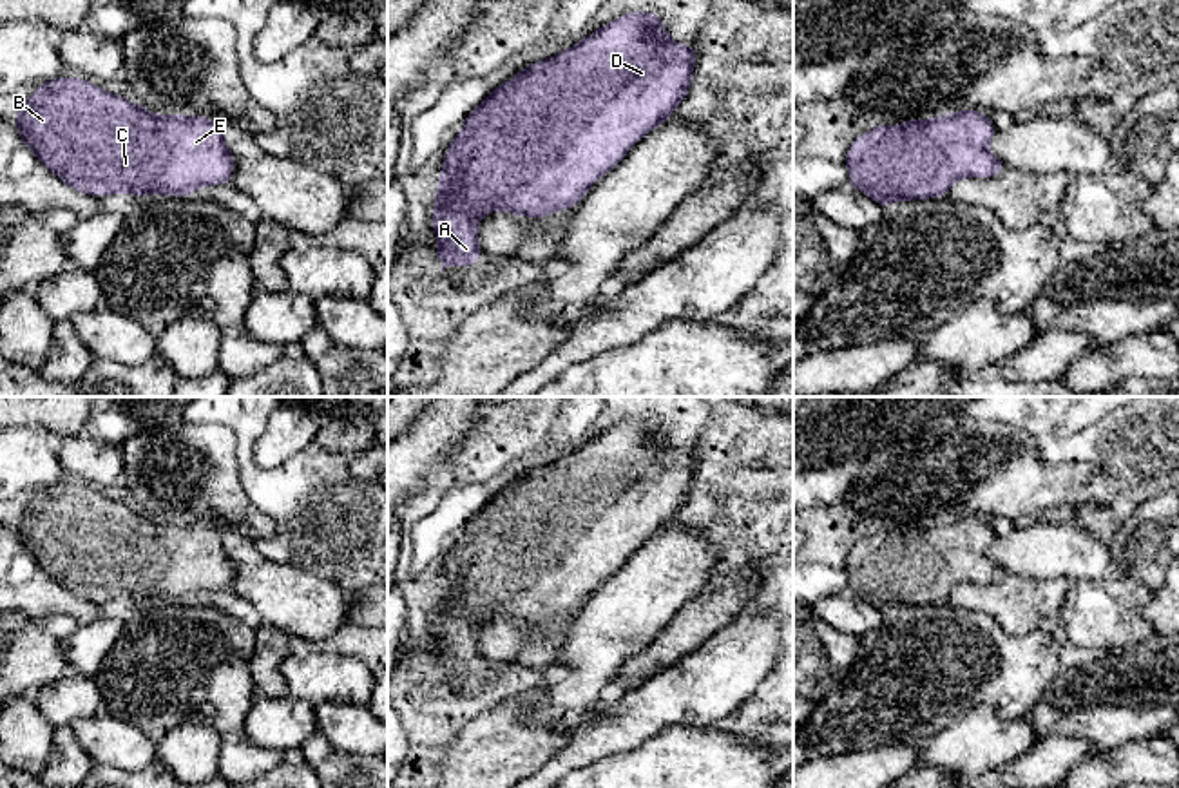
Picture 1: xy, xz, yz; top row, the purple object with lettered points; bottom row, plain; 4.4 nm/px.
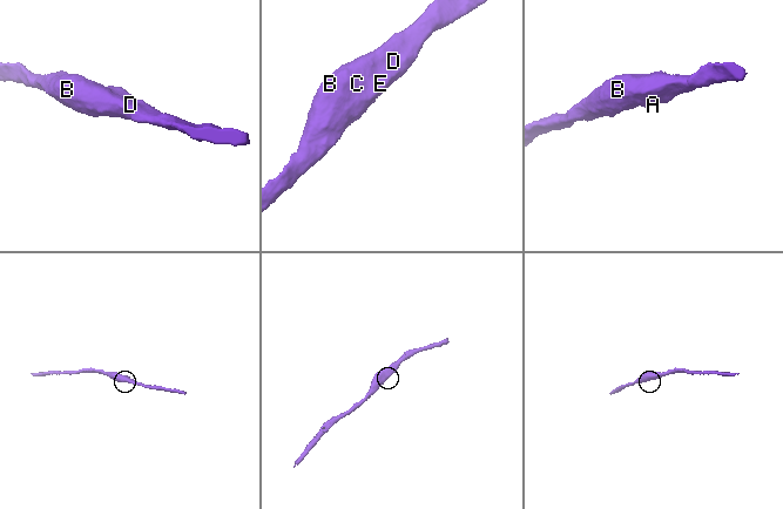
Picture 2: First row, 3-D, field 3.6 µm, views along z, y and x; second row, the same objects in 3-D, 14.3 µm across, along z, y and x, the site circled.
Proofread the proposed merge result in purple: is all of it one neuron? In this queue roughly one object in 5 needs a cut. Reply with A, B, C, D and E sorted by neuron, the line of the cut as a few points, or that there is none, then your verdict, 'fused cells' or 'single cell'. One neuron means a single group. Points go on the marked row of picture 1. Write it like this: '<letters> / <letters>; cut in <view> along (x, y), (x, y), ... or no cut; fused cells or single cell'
A B C D E; no cut; single cell

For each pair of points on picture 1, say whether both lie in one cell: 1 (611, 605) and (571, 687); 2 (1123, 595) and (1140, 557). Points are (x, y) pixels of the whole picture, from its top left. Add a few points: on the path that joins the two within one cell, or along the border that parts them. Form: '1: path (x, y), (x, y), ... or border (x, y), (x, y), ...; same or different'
1: path (611, 625), (584, 667); same
2: border (1116, 573), (1140, 580), (1152, 593); different

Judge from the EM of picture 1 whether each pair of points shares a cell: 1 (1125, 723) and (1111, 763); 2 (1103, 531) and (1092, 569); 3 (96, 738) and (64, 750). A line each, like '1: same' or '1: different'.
1: different
2: different
3: different

